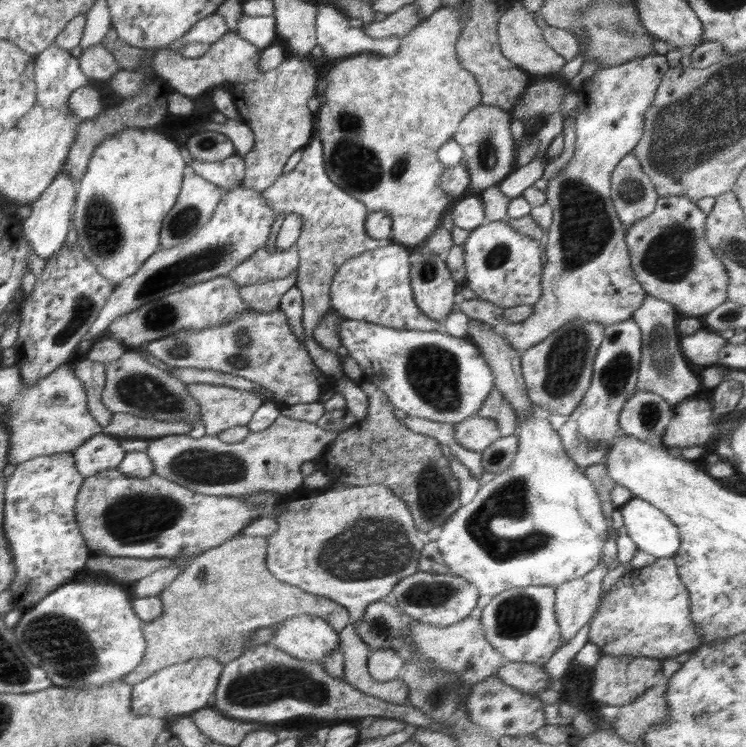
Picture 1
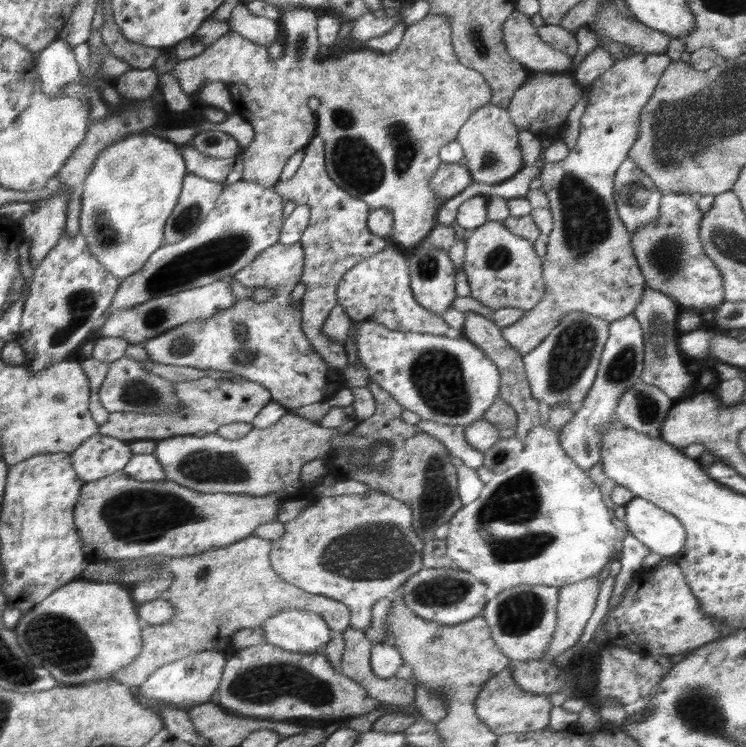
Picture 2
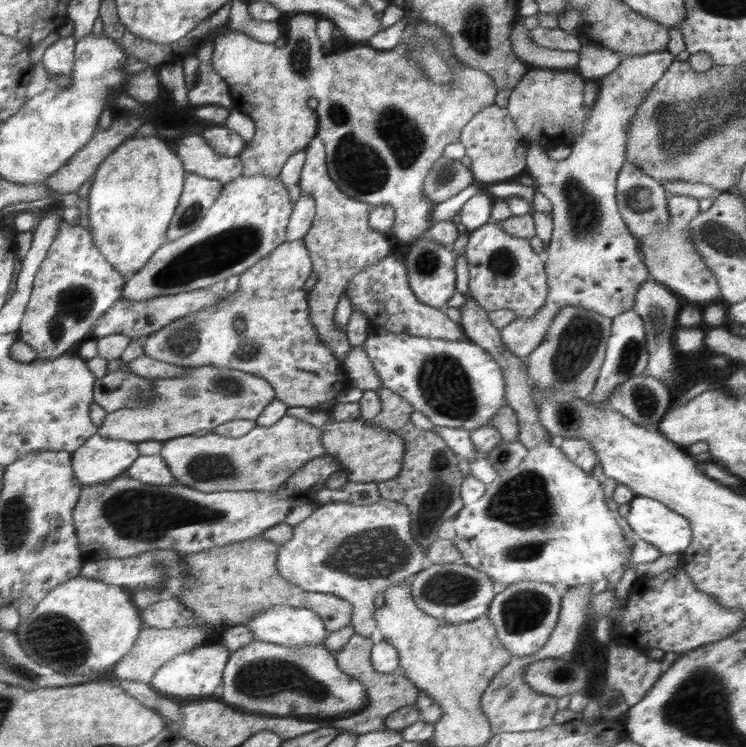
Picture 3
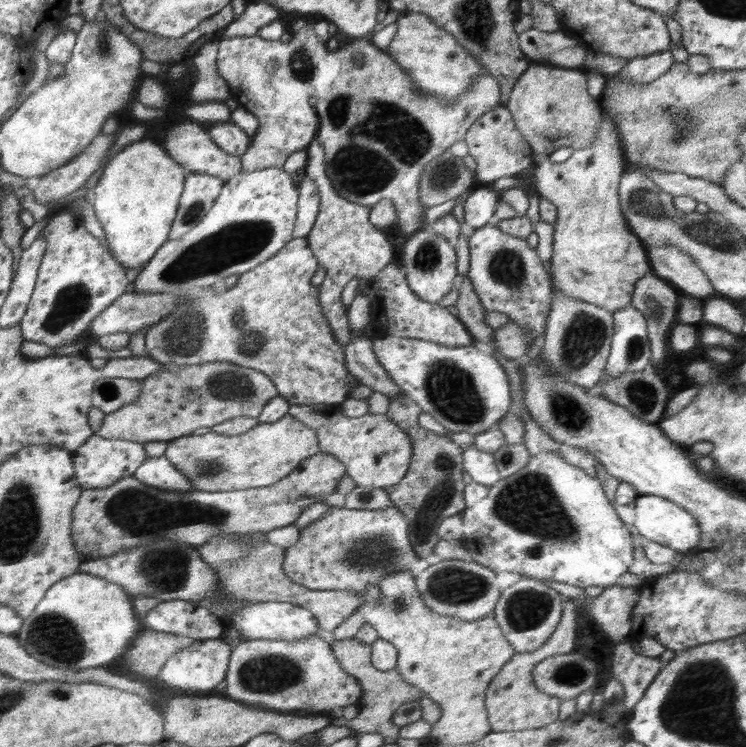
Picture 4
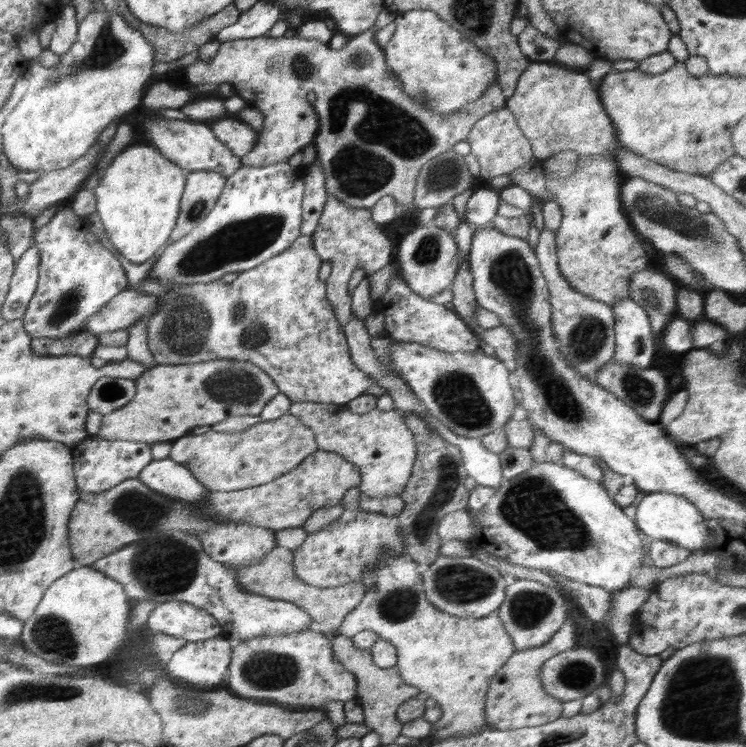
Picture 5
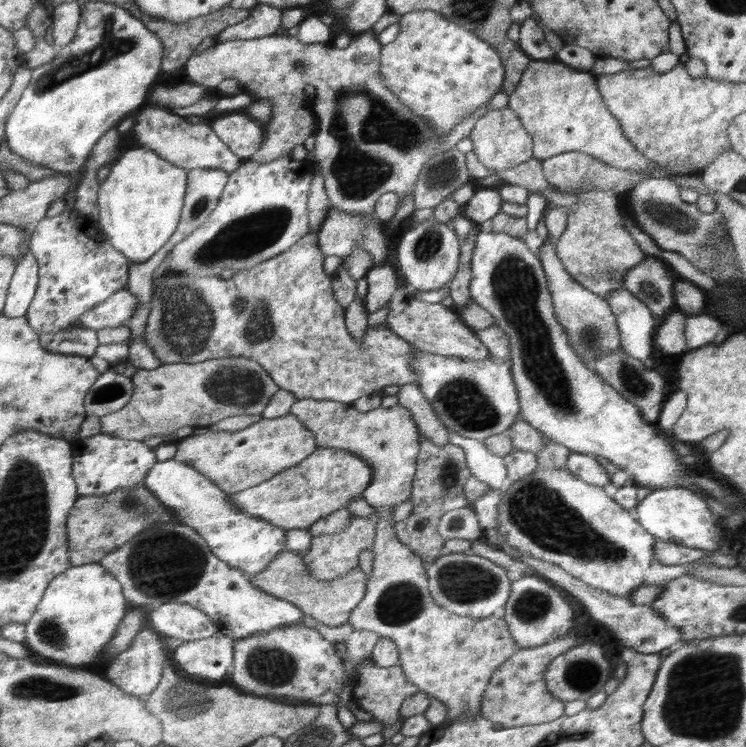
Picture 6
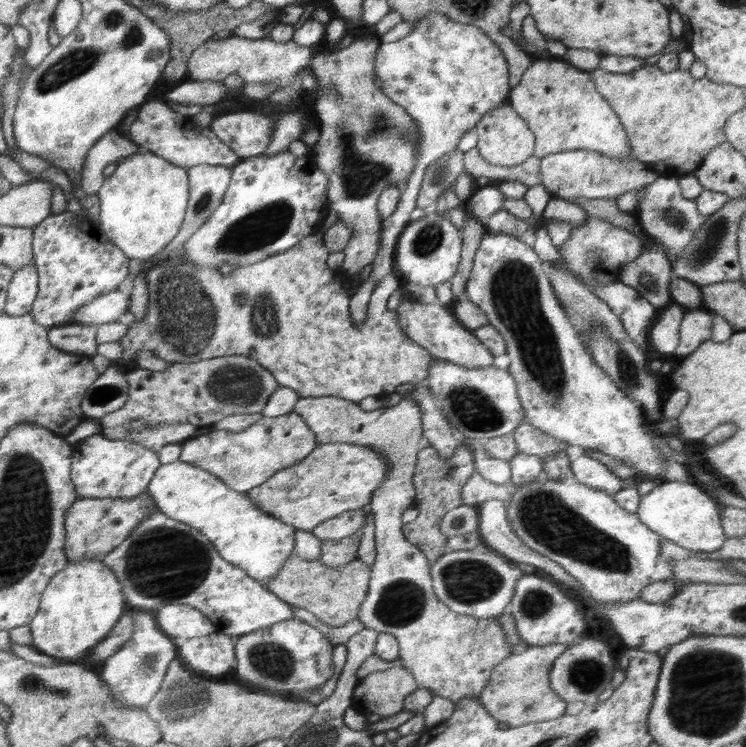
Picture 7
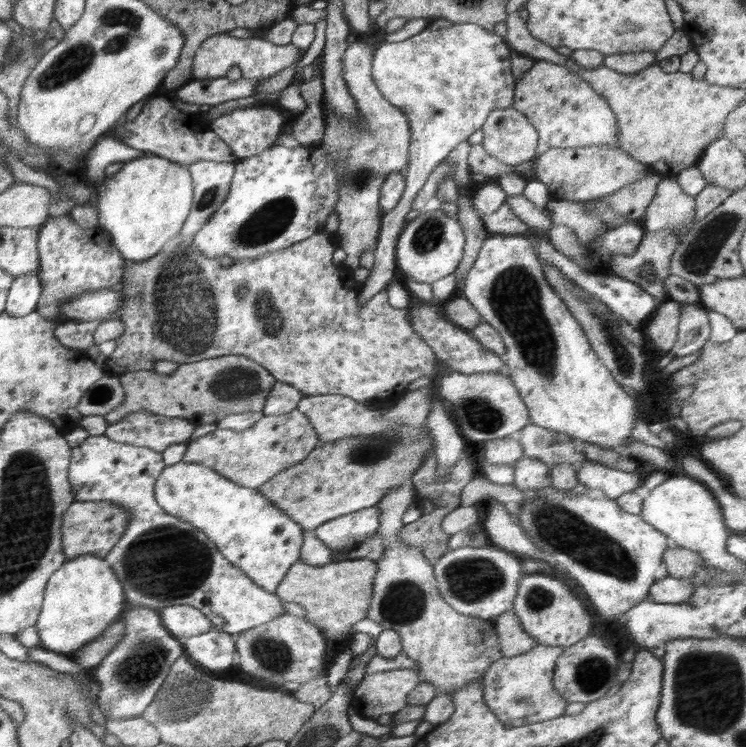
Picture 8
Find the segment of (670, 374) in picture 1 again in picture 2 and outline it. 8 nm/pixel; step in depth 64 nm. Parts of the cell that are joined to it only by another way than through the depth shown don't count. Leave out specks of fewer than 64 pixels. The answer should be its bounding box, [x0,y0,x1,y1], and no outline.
[633,286,696,403]

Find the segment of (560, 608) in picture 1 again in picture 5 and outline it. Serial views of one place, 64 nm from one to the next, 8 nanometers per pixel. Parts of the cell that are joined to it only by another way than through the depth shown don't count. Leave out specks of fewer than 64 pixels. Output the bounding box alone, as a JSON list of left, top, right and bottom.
[485,612,575,730]

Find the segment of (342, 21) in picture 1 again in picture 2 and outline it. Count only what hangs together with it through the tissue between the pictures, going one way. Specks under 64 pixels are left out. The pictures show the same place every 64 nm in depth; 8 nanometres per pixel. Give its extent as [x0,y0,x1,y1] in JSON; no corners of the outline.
[317,12,408,53]

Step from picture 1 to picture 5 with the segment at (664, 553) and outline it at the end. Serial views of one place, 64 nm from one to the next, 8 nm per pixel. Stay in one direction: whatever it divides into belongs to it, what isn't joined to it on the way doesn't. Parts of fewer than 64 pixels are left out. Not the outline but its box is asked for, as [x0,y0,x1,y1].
[633,492,714,550]

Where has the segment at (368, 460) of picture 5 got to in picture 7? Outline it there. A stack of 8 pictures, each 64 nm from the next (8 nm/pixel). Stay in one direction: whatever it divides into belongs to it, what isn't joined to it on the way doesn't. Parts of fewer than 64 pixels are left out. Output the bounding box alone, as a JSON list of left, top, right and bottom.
[293,396,511,707]

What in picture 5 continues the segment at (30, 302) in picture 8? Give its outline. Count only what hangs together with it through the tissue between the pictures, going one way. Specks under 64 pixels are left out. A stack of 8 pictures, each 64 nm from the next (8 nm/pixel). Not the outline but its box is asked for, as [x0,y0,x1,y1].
[1,244,40,320]

